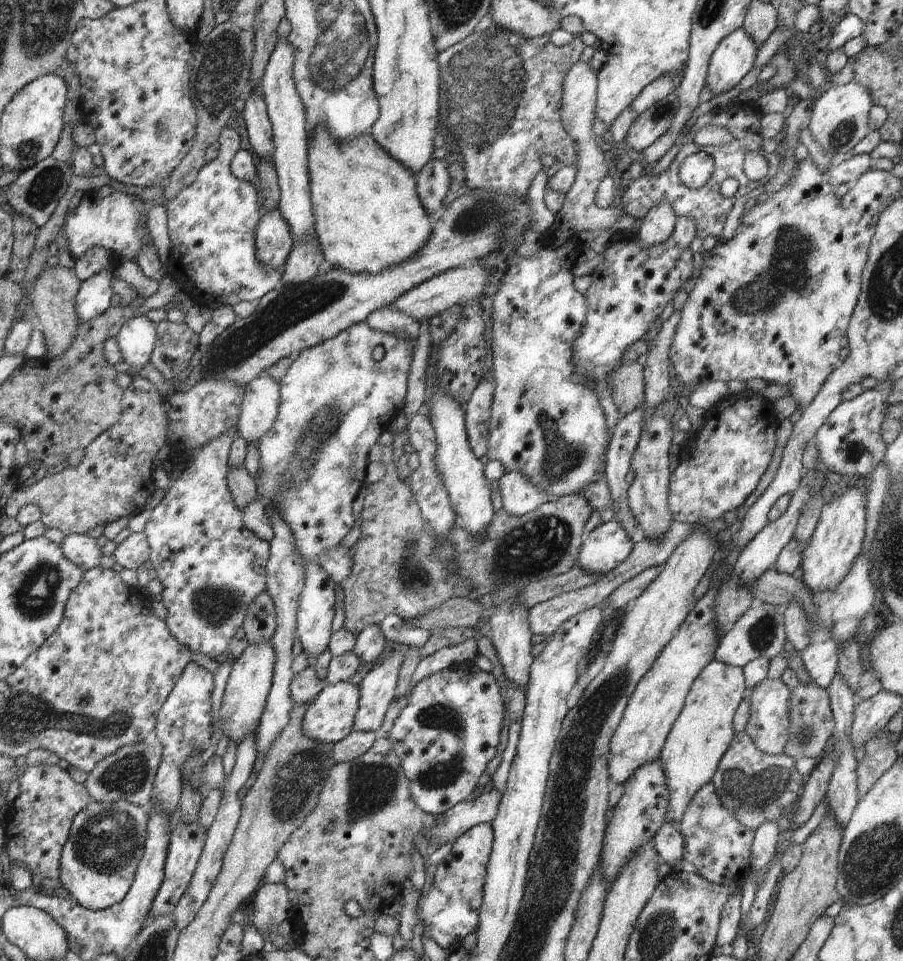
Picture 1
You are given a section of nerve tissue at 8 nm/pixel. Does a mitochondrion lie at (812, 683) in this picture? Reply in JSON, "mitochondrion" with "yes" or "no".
{"mitochondrion":"no"}

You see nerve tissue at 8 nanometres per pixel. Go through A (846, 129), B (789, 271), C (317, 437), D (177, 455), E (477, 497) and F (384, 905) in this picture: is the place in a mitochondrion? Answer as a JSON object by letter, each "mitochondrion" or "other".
{"A":"mitochondrion","B":"mitochondrion","C":"mitochondrion","D":"other","E":"other","F":"other"}

